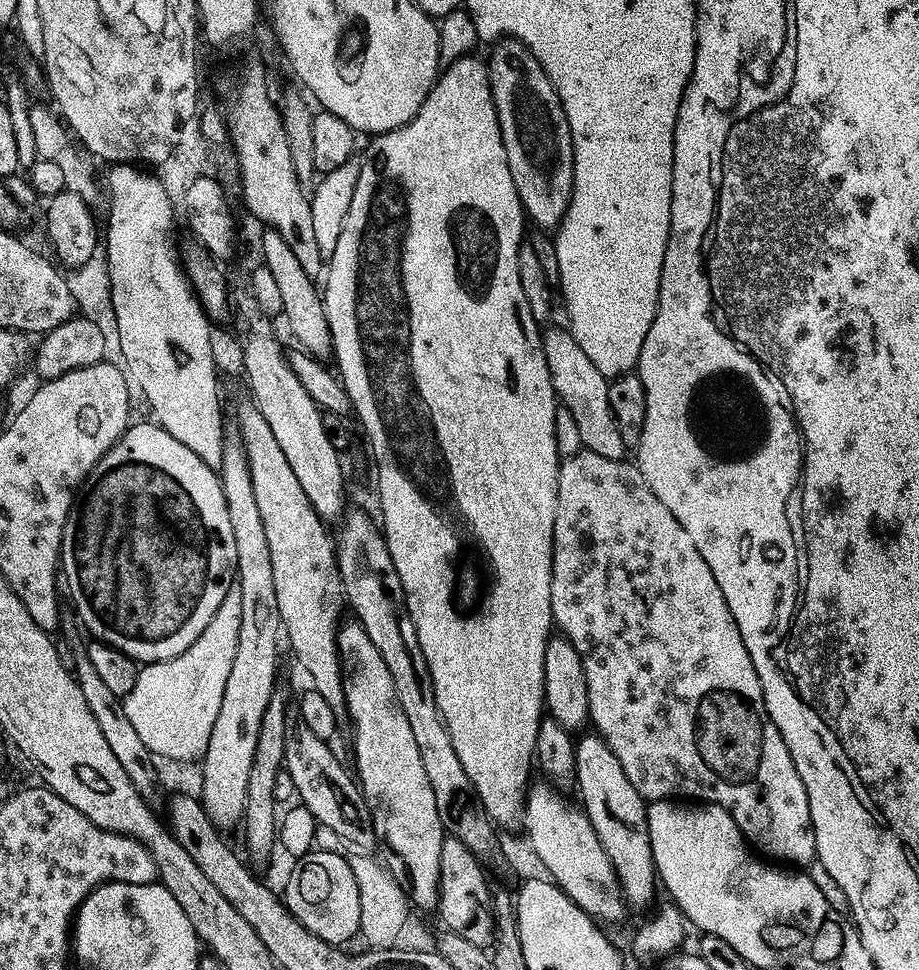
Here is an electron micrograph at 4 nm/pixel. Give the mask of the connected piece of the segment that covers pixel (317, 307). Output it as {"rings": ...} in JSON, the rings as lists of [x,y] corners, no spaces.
{"rings":[[[264,228],[261,231],[260,236],[260,250],[262,252],[262,264],[270,270],[272,273],[275,283],[277,283],[282,297],[283,302],[283,317],[288,318],[288,326],[290,332],[298,340],[297,344],[303,351],[307,352],[309,355],[315,357],[316,360],[323,362],[329,361],[334,354],[333,344],[332,344],[332,335],[329,330],[329,323],[326,322],[326,314],[324,308],[324,301],[317,286],[316,282],[313,280],[313,277],[310,277],[306,274],[301,265],[299,265],[298,258],[295,257],[293,250],[290,246],[286,245],[286,242],[282,241],[282,236],[278,234],[277,231],[272,228]]]}

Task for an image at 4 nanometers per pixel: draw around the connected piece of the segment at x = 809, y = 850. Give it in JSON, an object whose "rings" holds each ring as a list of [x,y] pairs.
{"rings":[[[581,450],[561,463],[552,535],[550,606],[555,627],[572,643],[582,658],[582,670],[586,670],[586,686],[590,694],[588,718],[591,727],[596,727],[593,729],[604,737],[614,758],[618,758],[618,766],[622,766],[626,778],[630,778],[630,786],[634,786],[634,790],[638,790],[645,801],[687,798],[692,802],[717,804],[730,814],[730,818],[734,818],[749,845],[769,861],[783,862],[788,866],[808,866],[816,860],[816,839],[806,786],[802,786],[802,778],[798,778],[798,770],[794,770],[794,758],[790,758],[790,750],[786,742],[782,742],[778,726],[774,726],[764,710],[762,686],[758,682],[754,662],[750,662],[746,642],[742,642],[742,634],[738,634],[734,614],[730,614],[730,606],[726,606],[726,598],[722,598],[722,590],[718,590],[718,582],[714,582],[714,574],[710,574],[706,558],[698,554],[698,546],[694,546],[690,534],[682,530],[678,518],[674,518],[674,514],[670,514],[670,510],[658,502],[654,490],[646,486],[646,478],[642,478],[635,463],[627,459],[602,458],[602,454],[587,450]]]}

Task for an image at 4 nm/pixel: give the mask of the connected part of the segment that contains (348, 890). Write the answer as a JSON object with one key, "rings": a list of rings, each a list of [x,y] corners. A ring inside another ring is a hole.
{"rings":[[[313,850],[295,861],[292,873],[288,876],[288,885],[282,891],[283,899],[289,910],[310,930],[322,938],[328,944],[337,946],[347,945],[347,940],[357,939],[360,931],[360,915],[362,914],[362,902],[358,902],[358,882],[354,882],[354,870],[350,870],[348,859],[338,854]]]}

